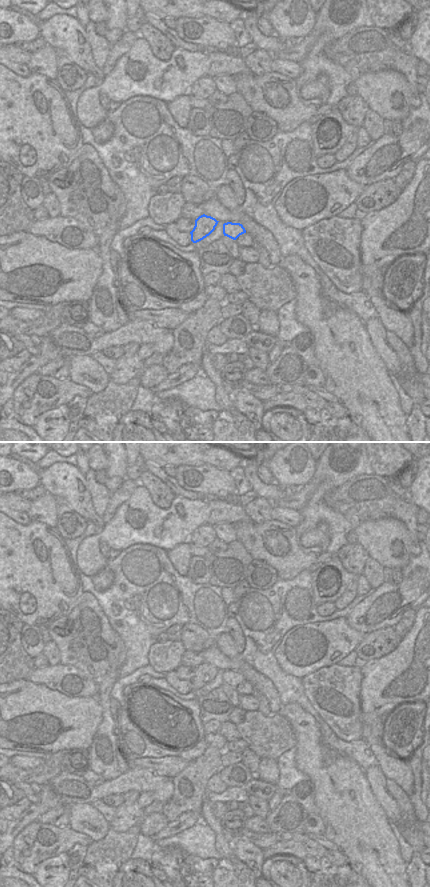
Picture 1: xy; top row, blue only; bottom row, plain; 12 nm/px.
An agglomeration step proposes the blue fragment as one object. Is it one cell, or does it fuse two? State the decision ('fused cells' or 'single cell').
fused cells

